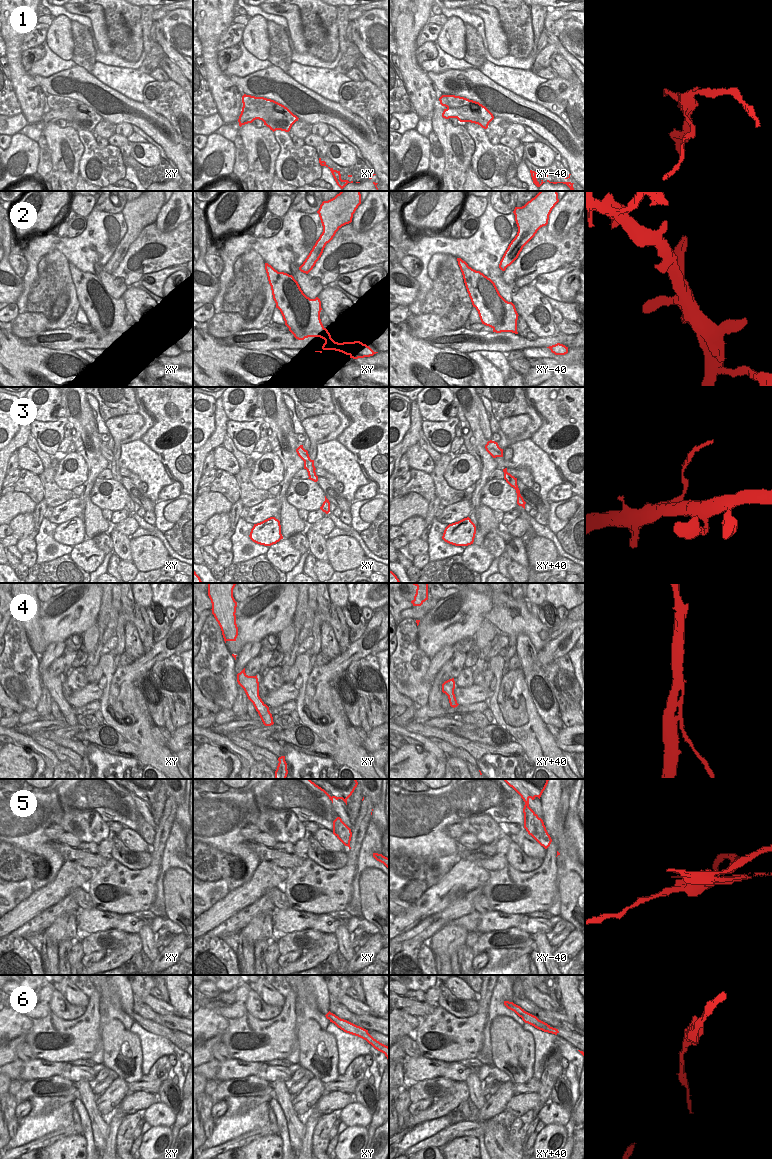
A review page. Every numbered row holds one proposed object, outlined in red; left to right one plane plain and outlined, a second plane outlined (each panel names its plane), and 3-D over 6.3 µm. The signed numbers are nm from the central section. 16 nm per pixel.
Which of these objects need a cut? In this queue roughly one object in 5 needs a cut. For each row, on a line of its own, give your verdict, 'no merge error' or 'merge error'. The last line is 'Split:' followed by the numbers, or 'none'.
1: merge error
2: no merge error
3: merge error
4: no merge error
5: merge error
6: no merge error
Split: 1, 3, 5

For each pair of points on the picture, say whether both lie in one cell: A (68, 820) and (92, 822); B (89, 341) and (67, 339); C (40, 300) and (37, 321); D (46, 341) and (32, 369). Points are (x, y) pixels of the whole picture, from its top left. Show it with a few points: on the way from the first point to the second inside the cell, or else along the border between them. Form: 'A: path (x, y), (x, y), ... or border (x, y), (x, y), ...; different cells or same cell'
A: path (74, 821), (79, 825), (87, 825); same cell
B: path (84, 340), (72, 339); same cell
C: border (27, 311), (41, 313), (47, 320), (47, 329); different cells
D: border (21, 340), (28, 345), (41, 345), (67, 351); different cells

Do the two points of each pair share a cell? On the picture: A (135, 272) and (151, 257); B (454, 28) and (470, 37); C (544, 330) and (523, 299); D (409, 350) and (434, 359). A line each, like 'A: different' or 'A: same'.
A: same
B: different
C: same
D: same

